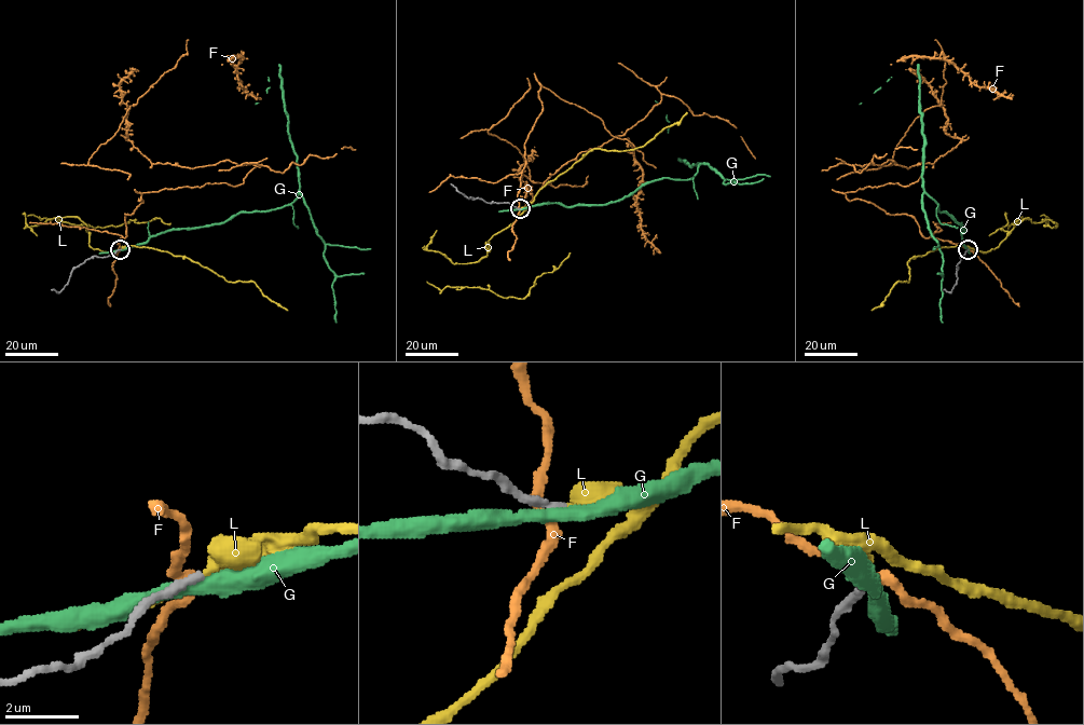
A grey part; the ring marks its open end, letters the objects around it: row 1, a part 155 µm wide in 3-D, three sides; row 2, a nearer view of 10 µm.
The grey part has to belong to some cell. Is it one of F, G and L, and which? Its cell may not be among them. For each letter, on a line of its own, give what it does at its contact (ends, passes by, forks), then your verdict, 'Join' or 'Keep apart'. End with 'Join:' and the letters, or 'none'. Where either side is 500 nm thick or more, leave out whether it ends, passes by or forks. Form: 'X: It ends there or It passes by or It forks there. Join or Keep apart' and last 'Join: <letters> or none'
F: It passes by. Keep apart
G: It passes by. Keep apart
L: It ends there. Keep apart
Join: none

